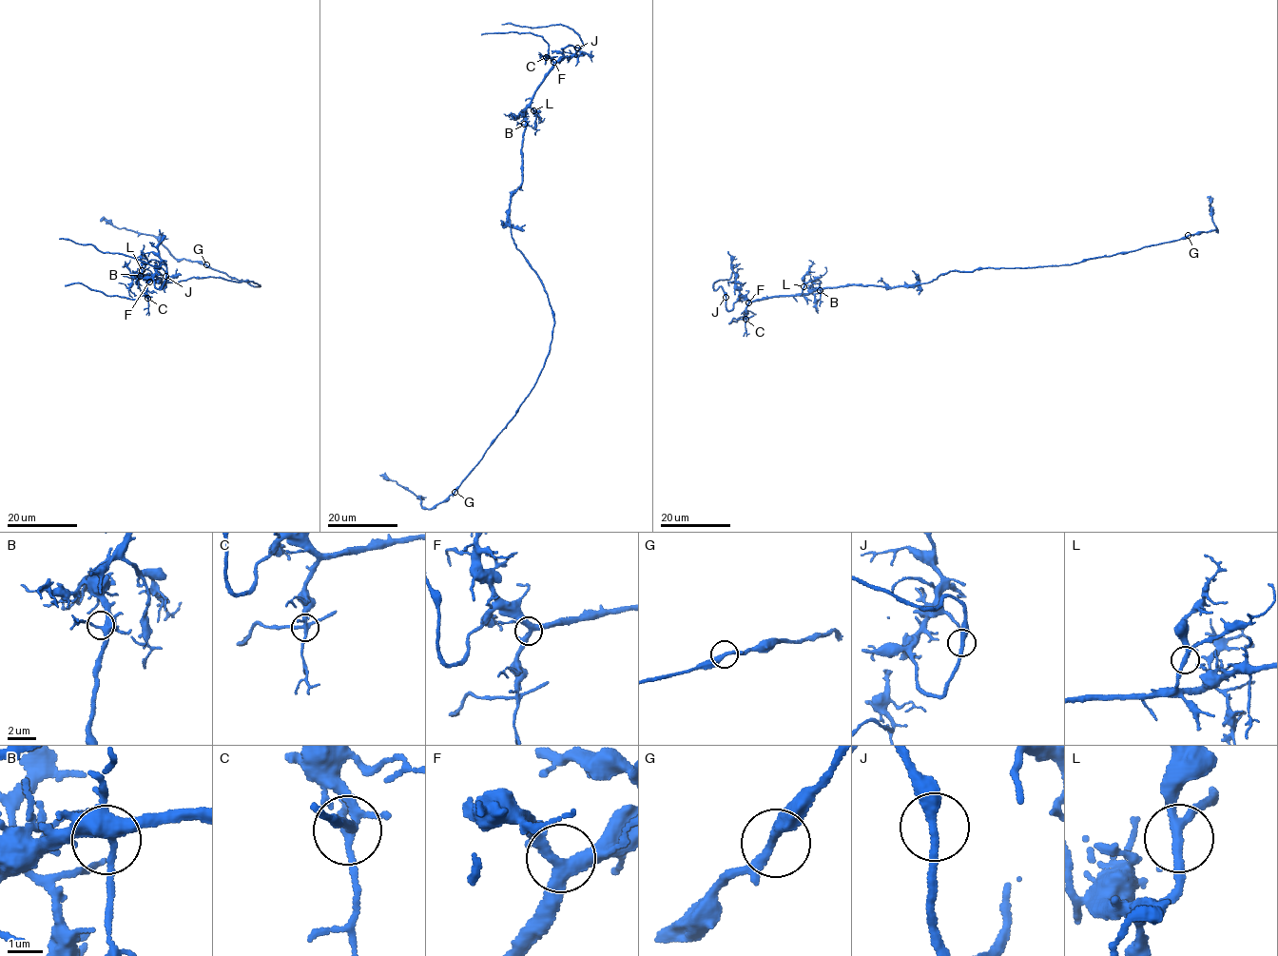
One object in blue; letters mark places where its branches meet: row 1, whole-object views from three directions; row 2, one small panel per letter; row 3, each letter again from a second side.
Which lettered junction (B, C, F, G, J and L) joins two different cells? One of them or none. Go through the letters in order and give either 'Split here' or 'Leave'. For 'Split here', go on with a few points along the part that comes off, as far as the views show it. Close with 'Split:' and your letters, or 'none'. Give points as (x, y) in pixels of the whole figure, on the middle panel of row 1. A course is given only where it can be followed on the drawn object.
B: Leave
C: Split here. Course of the part to remove: (547, 56), (548, 44), (539, 35), (513, 31), (481, 35)
F: Leave
G: Leave
J: Leave
L: Leave
Split: C

